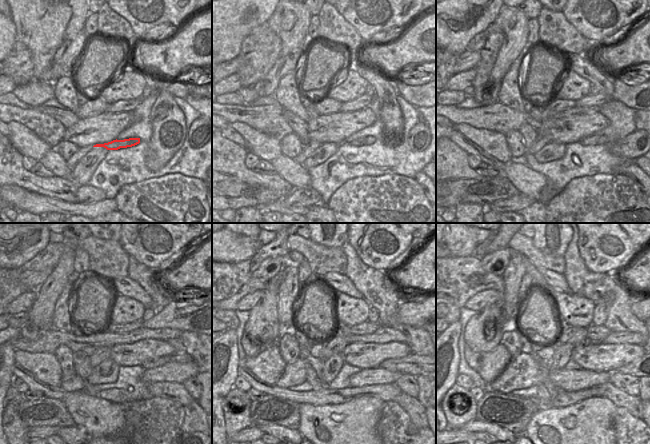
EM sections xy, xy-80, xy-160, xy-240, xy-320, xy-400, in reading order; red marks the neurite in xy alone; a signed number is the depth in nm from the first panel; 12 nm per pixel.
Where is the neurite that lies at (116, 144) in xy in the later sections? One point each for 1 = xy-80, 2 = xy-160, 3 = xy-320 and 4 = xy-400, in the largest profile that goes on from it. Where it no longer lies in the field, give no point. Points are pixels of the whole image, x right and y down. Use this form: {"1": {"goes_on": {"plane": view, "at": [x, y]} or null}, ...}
{"1": {"goes_on": {"plane": "xy-80", "at": [367, 140]}}, "2": {"goes_on": {"plane": "xy-160", "at": [593, 140]}}, "3": {"goes_on": {"plane": "xy-320", "at": [413, 364]}}, "4": {"goes_on": {"plane": "xy-400", "at": [639, 367]}}}

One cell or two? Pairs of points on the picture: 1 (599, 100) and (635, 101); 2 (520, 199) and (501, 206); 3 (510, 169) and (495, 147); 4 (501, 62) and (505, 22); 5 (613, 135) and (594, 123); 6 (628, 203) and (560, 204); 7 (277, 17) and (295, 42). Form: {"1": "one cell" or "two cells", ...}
{"1": "one cell", "2": "one cell", "3": "two cells", "4": "one cell", "5": "two cells", "6": "one cell", "7": "one cell"}

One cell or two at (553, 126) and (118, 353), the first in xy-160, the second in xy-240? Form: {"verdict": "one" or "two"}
{"verdict": "one"}

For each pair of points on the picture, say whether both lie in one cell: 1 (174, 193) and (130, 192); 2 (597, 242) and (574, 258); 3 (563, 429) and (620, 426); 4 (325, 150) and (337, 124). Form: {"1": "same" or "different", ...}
{"1": "same", "2": "different", "3": "different", "4": "different"}

